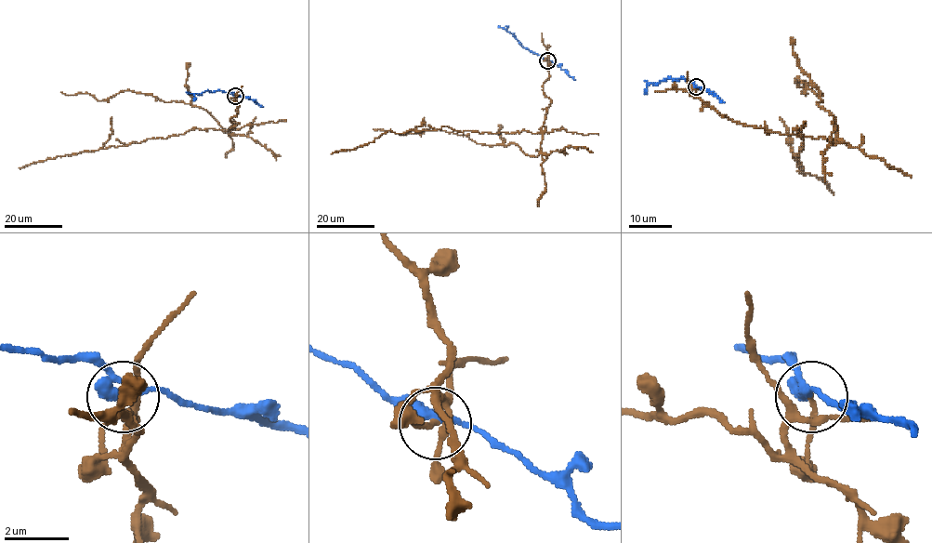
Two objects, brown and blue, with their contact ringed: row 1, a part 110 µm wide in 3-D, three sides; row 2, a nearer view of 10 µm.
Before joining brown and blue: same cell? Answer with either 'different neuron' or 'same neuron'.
different neuron

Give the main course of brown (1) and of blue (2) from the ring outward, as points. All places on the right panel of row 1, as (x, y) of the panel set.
1: (695, 86), (692, 93), (733, 121), (804, 134), (794, 154), (803, 167), (798, 171), (821, 178), (833, 192)
2: (695, 86), (681, 78), (663, 79), (656, 84), (645, 80)

